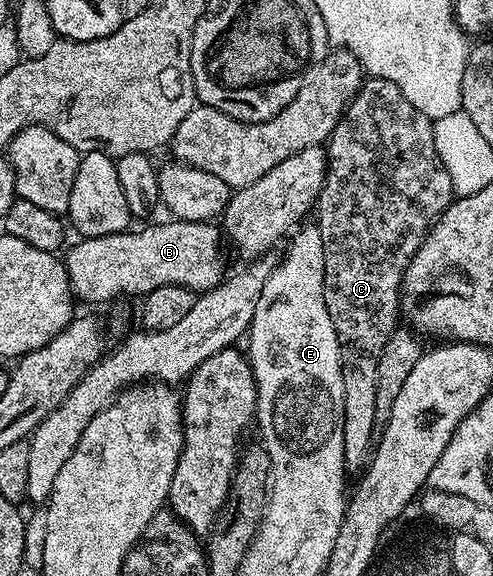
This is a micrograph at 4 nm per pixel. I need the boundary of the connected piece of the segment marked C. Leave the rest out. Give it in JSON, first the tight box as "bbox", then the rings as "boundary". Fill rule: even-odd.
{"bbox":[316,78,456,473],"boundary":[[[367,78],[356,97],[346,106],[342,120],[334,126],[326,147],[326,180],[322,191],[318,194],[316,226],[324,245],[324,305],[328,305],[328,317],[332,317],[332,329],[336,329],[336,341],[340,345],[340,361],[344,377],[344,461],[347,472],[358,473],[365,468],[372,453],[372,444],[376,439],[376,372],[380,365],[380,353],[384,353],[384,345],[388,345],[388,337],[392,337],[395,327],[400,323],[400,300],[402,298],[402,278],[412,261],[412,257],[420,249],[434,222],[449,209],[456,196],[452,189],[452,177],[448,177],[448,169],[444,169],[444,161],[436,153],[434,140],[434,124],[392,81]]]}

